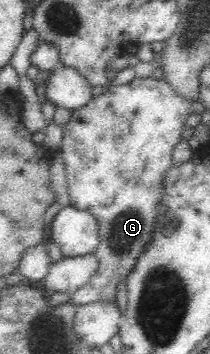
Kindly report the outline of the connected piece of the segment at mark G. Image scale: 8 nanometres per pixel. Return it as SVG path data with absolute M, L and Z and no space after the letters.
M134 77L132 82L128 82L128 84L113 84L106 92L102 92L102 94L92 97L84 106L72 110L70 121L62 126L61 132L63 133L63 140L60 145L60 150L64 159L66 189L68 189L70 205L79 210L90 212L96 218L99 226L99 246L93 253L95 260L97 260L97 269L84 286L81 286L78 290L73 292L70 296L70 304L80 306L98 302L110 303L113 302L112 300L115 301L120 282L127 280L128 274L132 273L132 270L134 270L136 264L138 264L138 260L140 260L140 257L142 257L148 249L148 244L154 242L154 234L158 228L158 223L163 220L163 210L161 210L161 206L164 206L164 197L166 195L166 192L164 192L165 184L163 183L166 181L168 172L175 166L174 160L172 160L172 150L174 150L174 146L182 140L181 136L185 129L184 121L190 112L192 112L190 109L190 104L192 104L192 102L192 99L180 96L180 94L172 88L172 85L168 84L164 79Z

